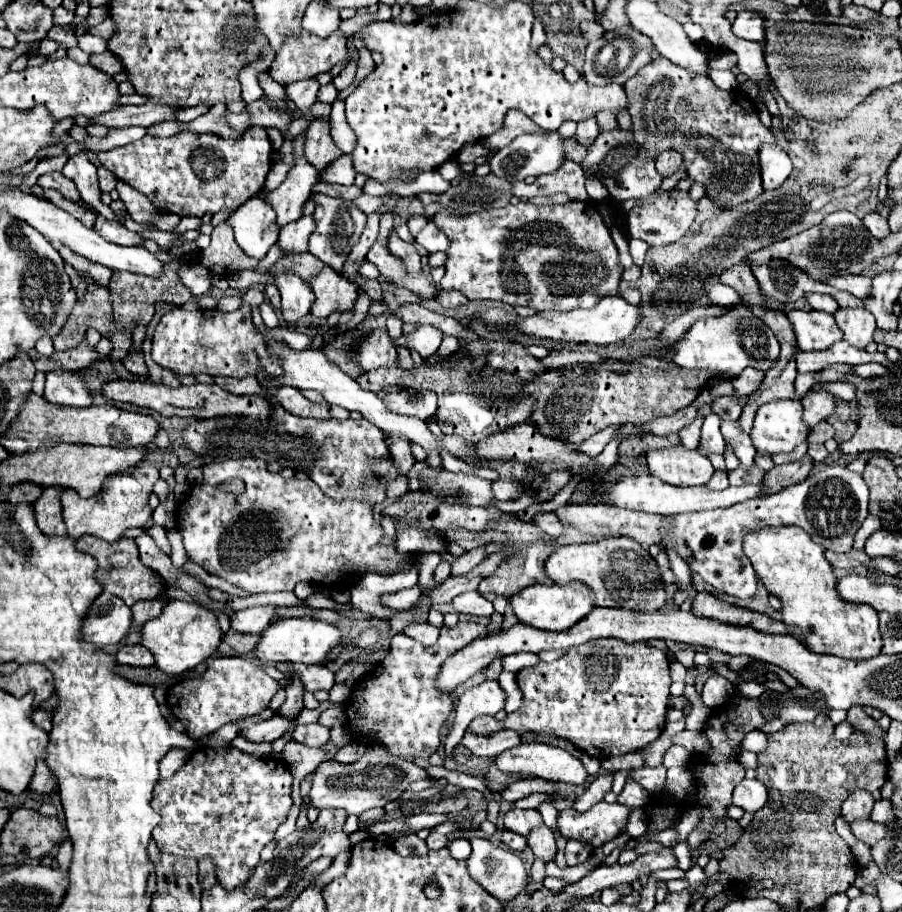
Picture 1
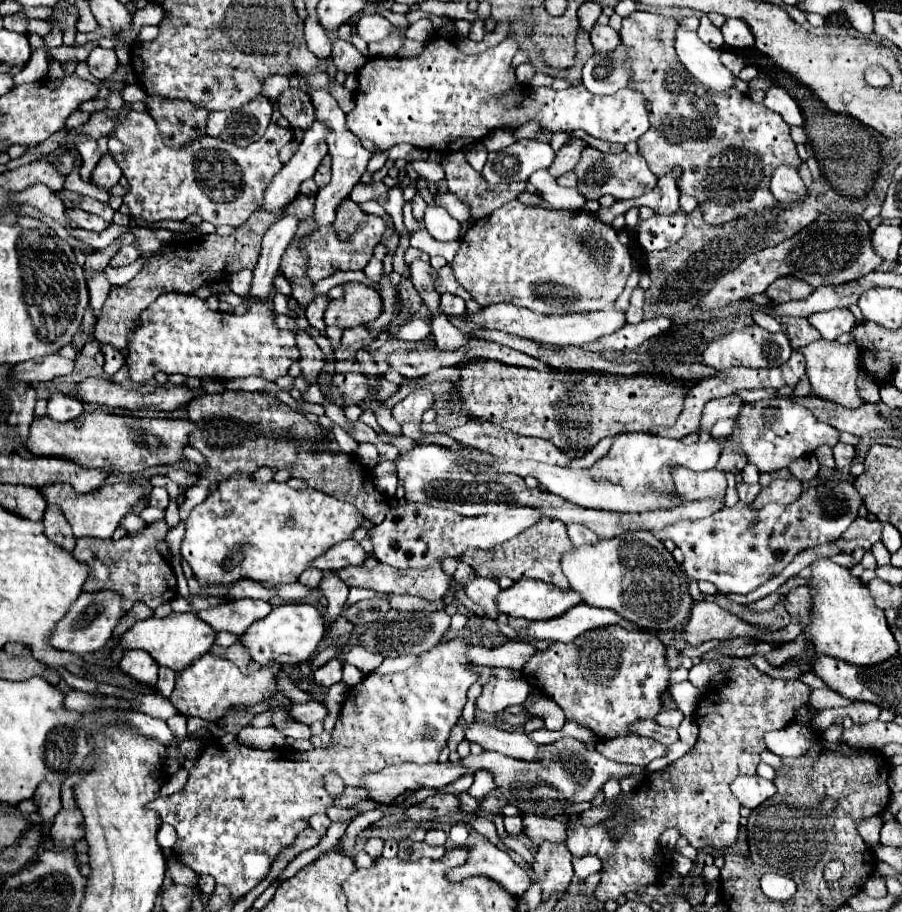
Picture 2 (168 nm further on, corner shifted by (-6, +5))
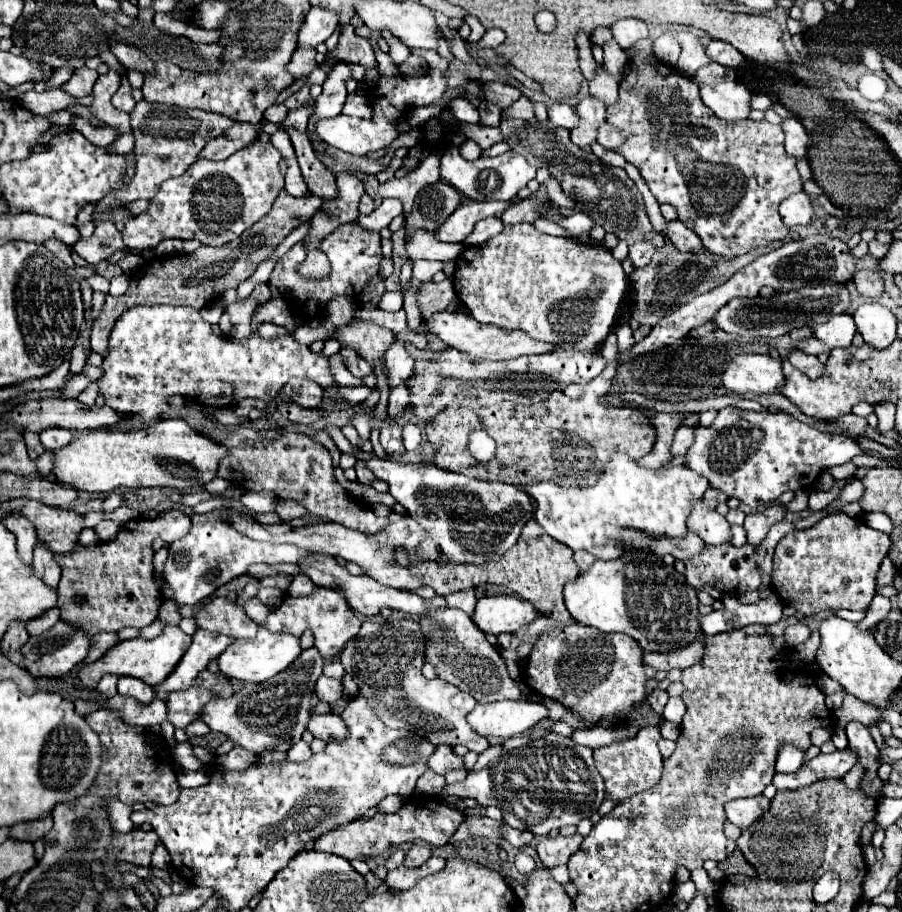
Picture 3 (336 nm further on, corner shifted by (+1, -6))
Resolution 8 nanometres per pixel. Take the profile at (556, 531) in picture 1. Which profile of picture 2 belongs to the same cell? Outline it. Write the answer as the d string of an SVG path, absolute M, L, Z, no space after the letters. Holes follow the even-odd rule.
M567 523L565 527L567 527L567 533L569 533L571 543L573 543L575 547L577 547L577 545L585 545L585 543L595 543L595 541L599 541L599 537L597 537L591 529L587 529L585 525Z

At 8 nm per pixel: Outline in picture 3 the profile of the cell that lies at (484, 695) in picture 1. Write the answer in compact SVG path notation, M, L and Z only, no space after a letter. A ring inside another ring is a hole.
M500 700L494 704L476 704L468 714L468 724L484 738L510 738L530 730L544 718L548 718L548 710L540 702Z

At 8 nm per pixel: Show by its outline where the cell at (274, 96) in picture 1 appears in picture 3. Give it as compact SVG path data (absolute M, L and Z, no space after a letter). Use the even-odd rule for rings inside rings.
M288 128L292 144L296 148L296 156L300 162L300 170L302 176L306 180L306 186L312 194L316 194L318 198L322 196L322 200L336 200L338 198L338 188L336 188L336 176L330 174L330 170L318 160L310 138L294 128Z

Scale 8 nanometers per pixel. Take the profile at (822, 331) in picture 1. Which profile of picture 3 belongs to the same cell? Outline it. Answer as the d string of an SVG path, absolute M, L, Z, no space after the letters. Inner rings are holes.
M838 314L838 316L830 316L830 320L826 324L818 324L814 328L814 334L818 340L828 344L830 348L850 346L852 338L856 334L856 324L854 324L852 316Z

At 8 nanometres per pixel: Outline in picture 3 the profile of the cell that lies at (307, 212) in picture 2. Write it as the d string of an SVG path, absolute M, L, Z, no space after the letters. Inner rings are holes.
M284 190L280 192L278 200L274 202L272 210L258 222L254 224L250 230L246 230L236 242L230 242L222 248L206 248L200 246L196 252L188 254L188 256L160 256L154 258L150 262L150 266L146 264L132 280L130 286L126 290L126 294L114 298L110 294L106 294L106 302L102 306L100 316L96 318L94 326L92 326L92 350L100 352L102 356L106 356L106 348L108 348L108 338L110 332L114 328L114 322L118 320L118 316L138 304L146 304L146 306L156 306L156 304L168 304L168 306L190 306L200 310L206 302L210 302L212 298L218 298L224 290L228 288L238 288L246 278L252 276L252 272L256 270L256 266L264 260L268 260L272 256L272 252L278 248L278 244L302 222L306 222L308 218L312 218L322 206L322 200L318 196L304 196L300 200L286 200Z

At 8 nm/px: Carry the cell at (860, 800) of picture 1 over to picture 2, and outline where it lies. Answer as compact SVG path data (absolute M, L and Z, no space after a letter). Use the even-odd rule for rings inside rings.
M879 815L865 817L865 819L859 819L859 821L857 821L857 831L859 831L859 835L863 837L863 841L865 841L869 847L877 847L877 845L879 845L881 825L883 825L883 821L881 821Z

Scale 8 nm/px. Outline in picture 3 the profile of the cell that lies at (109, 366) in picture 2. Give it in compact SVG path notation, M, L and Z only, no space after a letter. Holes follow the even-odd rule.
M96 384L94 386L88 386L88 388L84 388L82 390L82 394L78 396L78 400L84 404L84 406L88 406L88 408L92 408L94 406L94 400L98 398L98 388L96 388Z

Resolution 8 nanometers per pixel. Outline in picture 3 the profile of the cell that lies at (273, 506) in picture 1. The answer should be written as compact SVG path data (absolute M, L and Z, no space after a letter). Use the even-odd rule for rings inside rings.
M208 512L208 514L194 514L192 516L192 528L182 540L174 540L168 548L168 558L164 564L164 580L172 588L174 596L172 600L176 604L188 604L194 606L208 598L216 588L230 582L232 578L246 574L246 568L256 562L264 564L276 564L276 562L288 562L298 564L298 560L306 554L310 554L304 548L292 546L292 544L272 544L272 542L256 542L222 520L218 516L220 512Z

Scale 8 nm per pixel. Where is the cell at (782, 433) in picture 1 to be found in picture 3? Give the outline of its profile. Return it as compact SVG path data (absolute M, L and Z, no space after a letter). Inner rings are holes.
M722 408L710 426L696 426L694 444L686 452L686 466L704 476L712 488L750 508L778 500L786 490L812 490L820 474L862 454L856 440L824 434L782 412L750 412Z

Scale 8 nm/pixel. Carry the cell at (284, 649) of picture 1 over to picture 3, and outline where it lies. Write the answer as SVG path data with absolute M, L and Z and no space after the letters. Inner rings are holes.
M260 628L256 638L250 640L234 640L218 658L218 668L224 676L232 680L240 680L246 684L260 684L282 672L288 664L292 664L298 654L302 652L300 648L300 638L290 636L290 634L274 634L266 632L266 628Z

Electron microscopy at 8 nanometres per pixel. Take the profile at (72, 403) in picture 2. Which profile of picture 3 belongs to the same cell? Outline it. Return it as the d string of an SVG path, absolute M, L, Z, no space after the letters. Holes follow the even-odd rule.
M48 428L46 432L40 432L40 442L46 450L60 450L68 446L74 440L72 432L66 432L64 428Z

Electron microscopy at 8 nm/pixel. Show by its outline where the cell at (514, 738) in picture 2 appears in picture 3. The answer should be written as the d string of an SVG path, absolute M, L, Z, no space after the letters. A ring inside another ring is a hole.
M394 618L386 622L366 620L358 636L342 650L340 662L346 674L358 682L358 696L366 696L388 728L414 732L436 746L464 744L478 754L490 747L486 738L478 736L466 724L466 716L476 706L476 700L444 680L426 680L422 676L424 632L412 618Z

